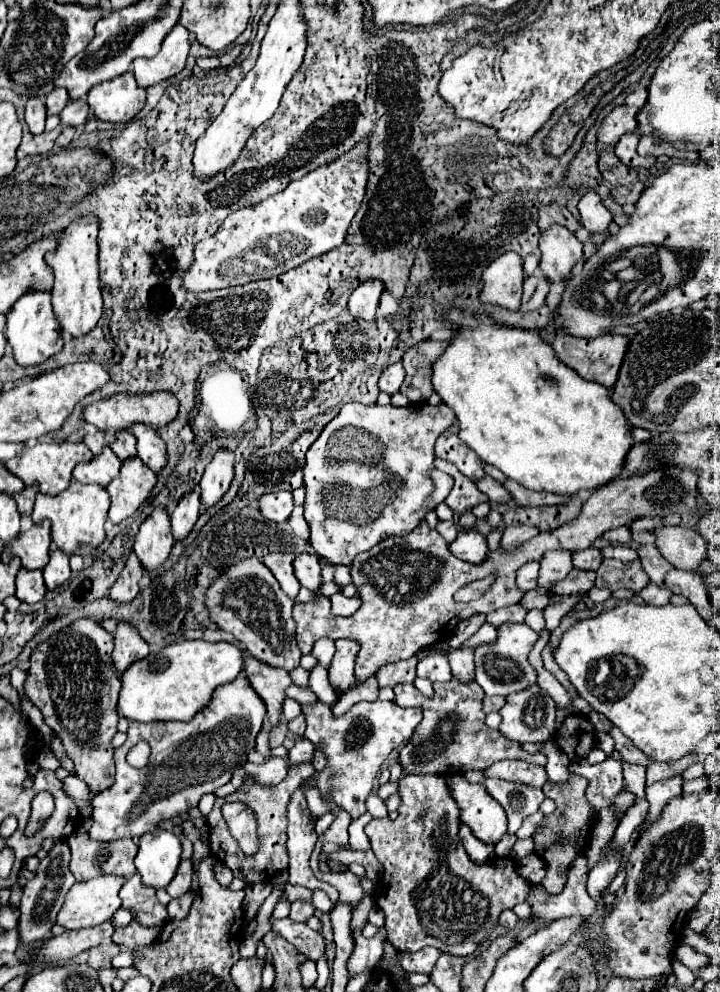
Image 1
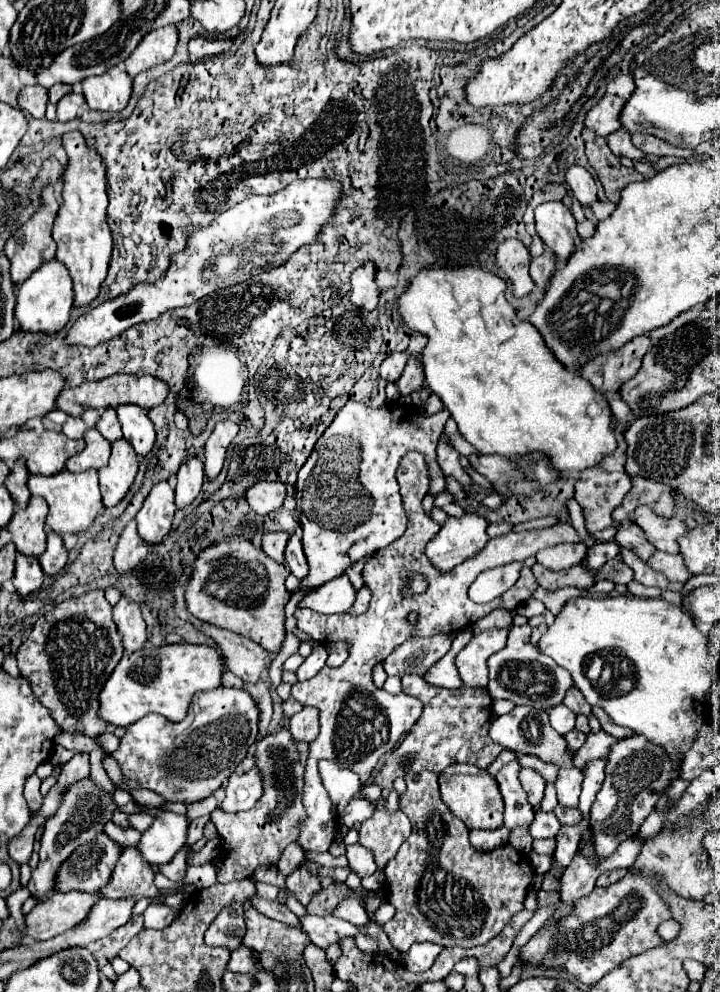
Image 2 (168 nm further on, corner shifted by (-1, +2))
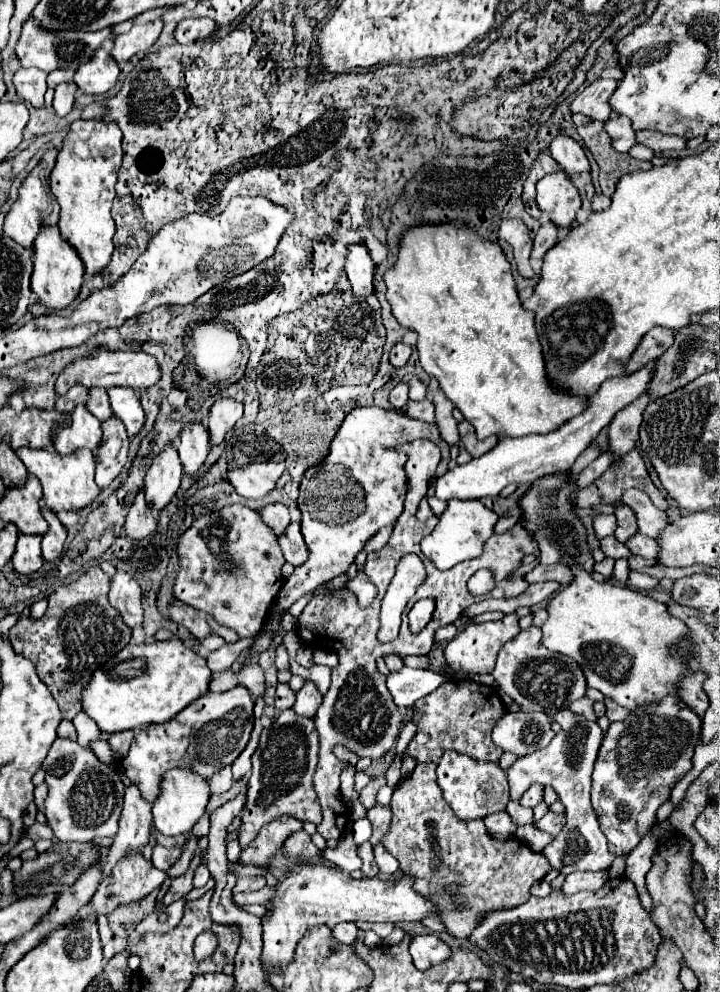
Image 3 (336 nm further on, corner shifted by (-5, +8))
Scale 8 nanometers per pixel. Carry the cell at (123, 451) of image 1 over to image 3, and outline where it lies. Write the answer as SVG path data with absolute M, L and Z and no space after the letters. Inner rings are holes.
M93 387L89 389L89 403L87 403L87 409L99 419L99 421L107 421L109 417L113 417L113 411L111 411L111 405L109 405L109 395L105 389L99 389L99 387Z

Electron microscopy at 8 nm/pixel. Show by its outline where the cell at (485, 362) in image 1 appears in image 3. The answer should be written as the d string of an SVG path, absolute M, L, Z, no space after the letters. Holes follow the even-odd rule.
M461 223L413 227L401 239L399 259L385 273L385 285L395 319L419 335L417 351L421 367L439 381L443 393L475 427L479 439L491 435L521 437L551 433L589 405L587 397L565 397L565 393L549 389L533 311L523 309L515 291L511 265L497 243L483 241Z

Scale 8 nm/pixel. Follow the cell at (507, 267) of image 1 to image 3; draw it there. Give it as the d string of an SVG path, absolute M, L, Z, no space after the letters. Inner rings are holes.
M507 219L501 223L499 227L499 237L505 239L511 247L513 247L513 257L517 263L517 271L521 277L525 279L533 279L535 273L529 265L529 253L531 253L531 237L527 233L527 227L523 221L519 219Z

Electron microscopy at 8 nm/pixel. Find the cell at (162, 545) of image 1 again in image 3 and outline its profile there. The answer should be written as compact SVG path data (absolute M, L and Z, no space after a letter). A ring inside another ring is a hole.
M167 445L165 451L153 461L145 477L143 491L145 491L147 505L151 509L163 511L177 495L181 475L183 475L183 469L181 469L179 455L173 445Z

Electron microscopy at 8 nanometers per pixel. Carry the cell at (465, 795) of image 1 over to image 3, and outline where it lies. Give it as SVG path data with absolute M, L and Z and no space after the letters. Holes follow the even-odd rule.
M445 751L437 765L437 777L439 777L439 787L443 789L445 801L451 805L455 815L463 821L471 821L477 817L483 819L491 813L505 811L505 807L509 803L507 773L499 767L499 763L473 761L471 757L463 755L463 753Z

